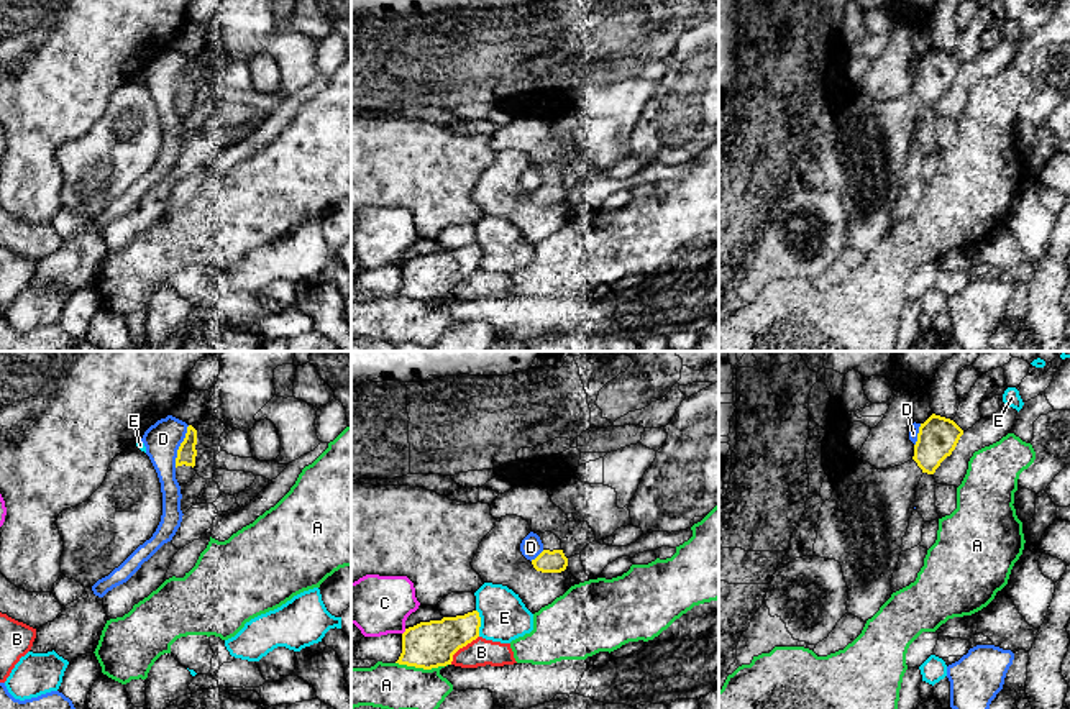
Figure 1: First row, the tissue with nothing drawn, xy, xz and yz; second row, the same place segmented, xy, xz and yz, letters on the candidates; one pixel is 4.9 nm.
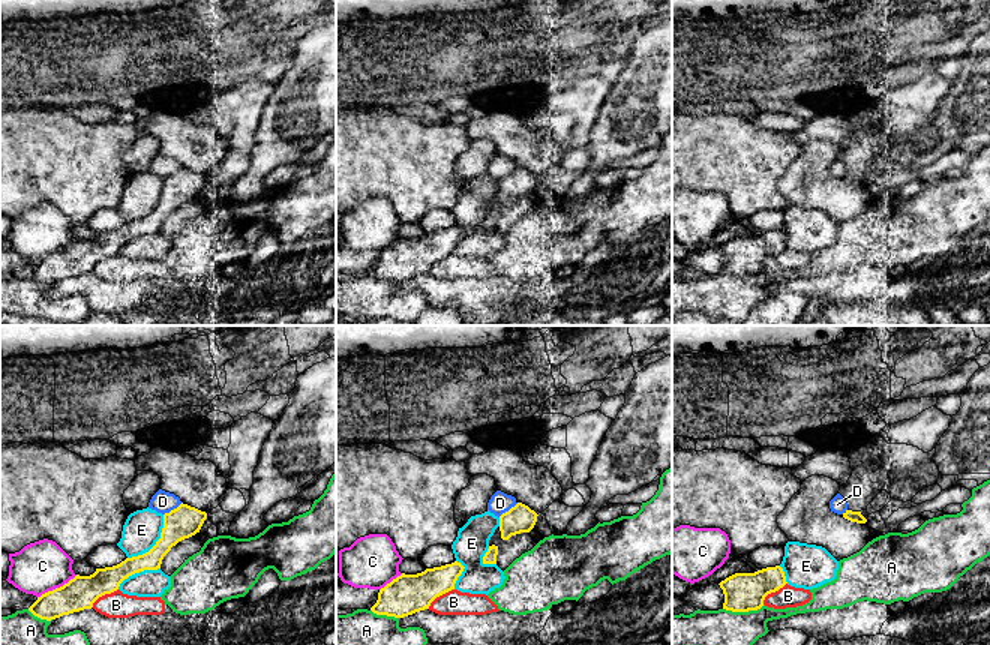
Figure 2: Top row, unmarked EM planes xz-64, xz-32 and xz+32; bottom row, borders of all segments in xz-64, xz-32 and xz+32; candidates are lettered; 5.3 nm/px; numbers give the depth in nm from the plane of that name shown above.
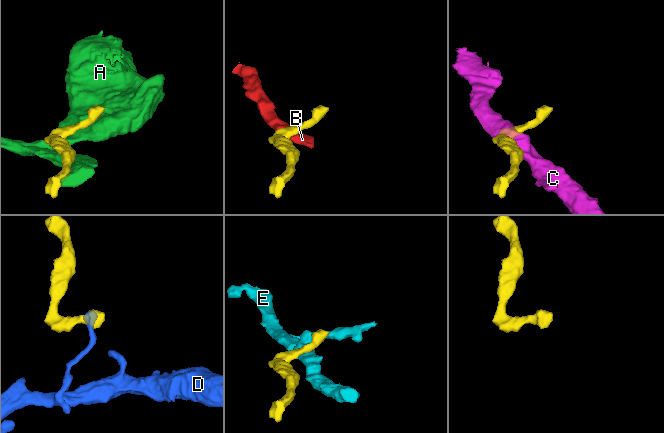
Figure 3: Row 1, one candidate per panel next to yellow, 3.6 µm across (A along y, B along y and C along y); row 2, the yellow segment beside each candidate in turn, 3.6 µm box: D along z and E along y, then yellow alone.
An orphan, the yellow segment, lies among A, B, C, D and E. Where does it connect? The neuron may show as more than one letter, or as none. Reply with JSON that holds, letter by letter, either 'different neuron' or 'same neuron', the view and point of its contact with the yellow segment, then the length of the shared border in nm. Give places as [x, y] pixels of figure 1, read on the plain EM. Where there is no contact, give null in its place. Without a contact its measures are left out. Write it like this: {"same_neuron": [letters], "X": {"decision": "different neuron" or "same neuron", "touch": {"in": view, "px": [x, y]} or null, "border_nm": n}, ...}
{"same_neuron": [], "A": {"decision": "different neuron", "touch": {"in": "xz", "px": [422, 299]}, "border_nm": 260}, "B": {"decision": "different neuron", "touch": {"in": "xz", "px": [461, 279]}, "border_nm": 200}, "C": {"decision": "different neuron", "touch": {"in": "xz", "px": [404, 265]}, "border_nm": 40}, "D": {"decision": "different neuron", "touch": {"in": "xy", "px": [179, 79]}, "border_nm": 220}, "E": {"decision": "different neuron", "touch": {"in": "xz", "px": [480, 255]}, "border_nm": 140}}

